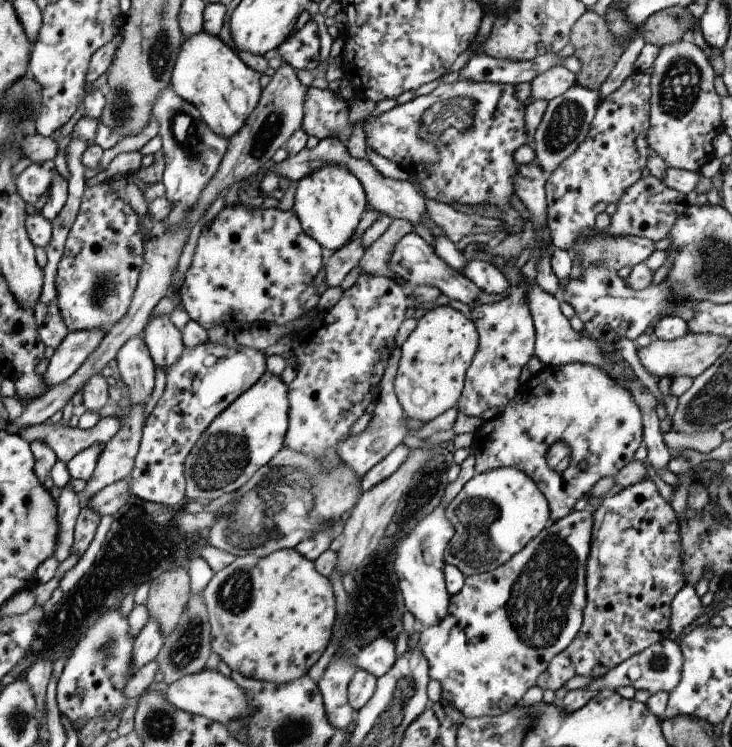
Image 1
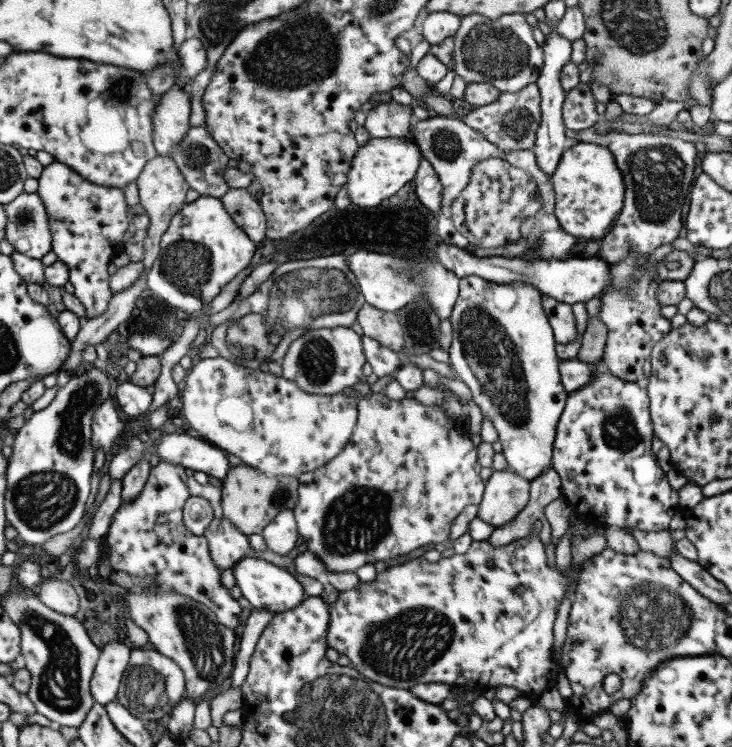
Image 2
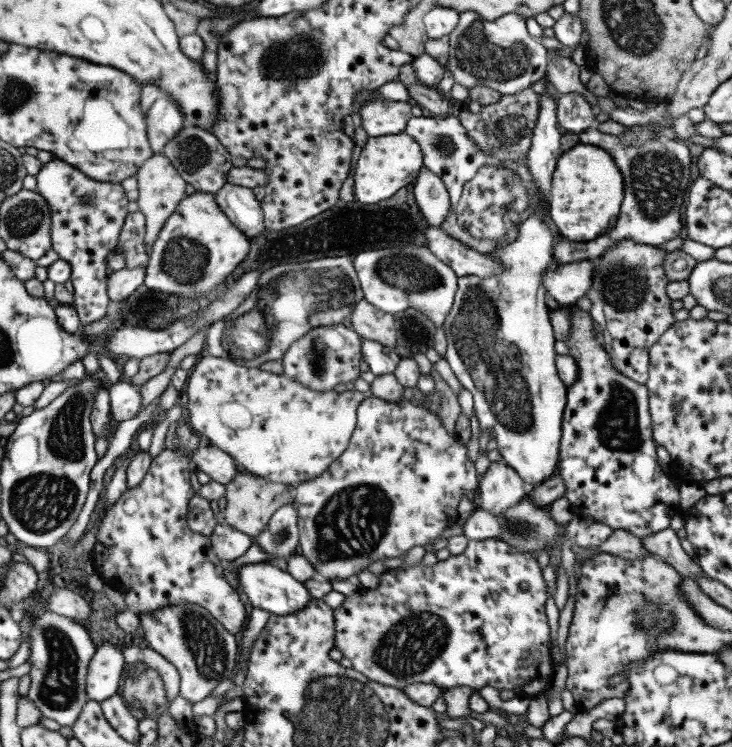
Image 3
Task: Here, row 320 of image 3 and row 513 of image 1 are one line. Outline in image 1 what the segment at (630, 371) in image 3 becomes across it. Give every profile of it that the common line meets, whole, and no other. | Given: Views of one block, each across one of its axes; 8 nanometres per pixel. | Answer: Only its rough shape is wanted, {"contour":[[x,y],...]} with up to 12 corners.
{"contour":[[646,477],[593,513],[587,603],[536,685],[668,639],[679,520]]}

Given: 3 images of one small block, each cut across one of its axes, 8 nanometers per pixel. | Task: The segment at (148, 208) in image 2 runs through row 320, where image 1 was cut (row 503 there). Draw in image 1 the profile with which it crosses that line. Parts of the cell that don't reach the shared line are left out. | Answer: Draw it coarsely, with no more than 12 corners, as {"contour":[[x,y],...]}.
{"contour":[[128,480],[105,486],[84,504],[101,517],[130,496]]}

